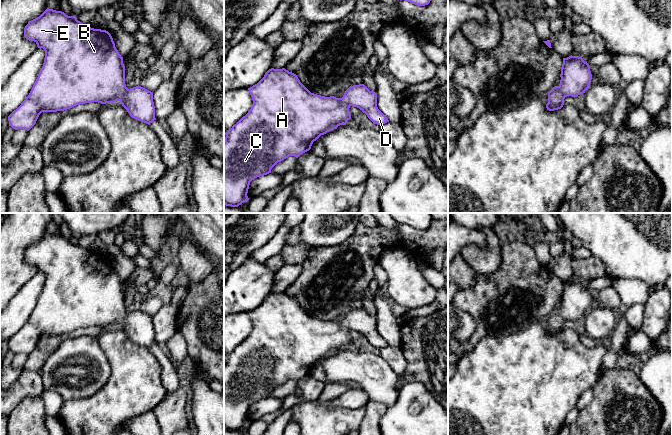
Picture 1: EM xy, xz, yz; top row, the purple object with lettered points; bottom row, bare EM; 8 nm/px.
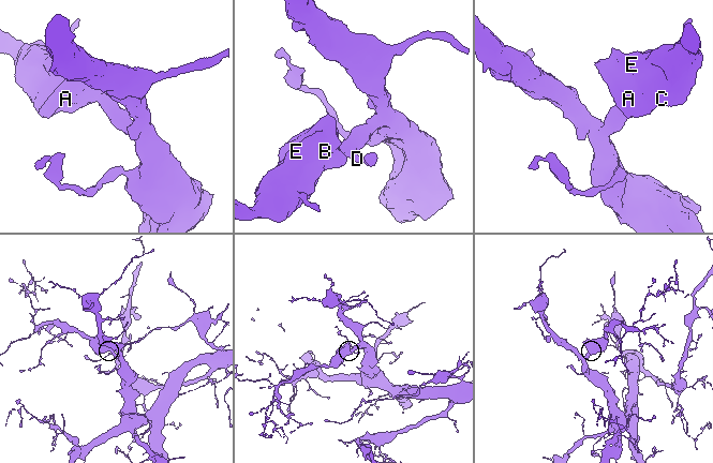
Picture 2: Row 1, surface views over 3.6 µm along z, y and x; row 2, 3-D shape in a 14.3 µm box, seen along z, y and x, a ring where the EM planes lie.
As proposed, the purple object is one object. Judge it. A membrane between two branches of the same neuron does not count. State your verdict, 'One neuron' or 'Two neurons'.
One neuron

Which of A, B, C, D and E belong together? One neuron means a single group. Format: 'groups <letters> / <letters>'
groups A B C D E

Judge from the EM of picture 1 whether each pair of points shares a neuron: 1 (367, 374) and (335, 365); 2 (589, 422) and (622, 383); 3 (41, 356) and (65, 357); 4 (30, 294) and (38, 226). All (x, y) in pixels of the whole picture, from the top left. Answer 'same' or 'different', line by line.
1: same
2: same
3: different
4: different

